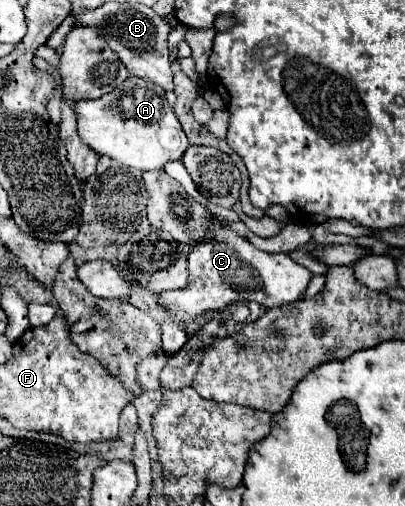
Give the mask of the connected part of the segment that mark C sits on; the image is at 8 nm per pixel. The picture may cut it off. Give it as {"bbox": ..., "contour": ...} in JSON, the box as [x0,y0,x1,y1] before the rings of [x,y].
{"bbox":[158,226,312,354],"contour":[[[218,226],[218,230],[214,230],[214,234],[216,234],[214,240],[202,242],[202,244],[194,246],[194,250],[190,252],[188,286],[180,288],[180,290],[170,290],[170,292],[158,294],[158,302],[176,316],[176,322],[168,320],[160,326],[162,328],[162,346],[170,354],[176,354],[182,348],[182,344],[186,342],[186,334],[184,334],[182,326],[188,320],[196,318],[198,314],[206,312],[208,308],[226,308],[234,302],[248,302],[248,300],[256,300],[266,308],[286,306],[286,304],[302,300],[304,290],[308,288],[308,284],[312,280],[310,270],[306,270],[304,266],[300,266],[286,254],[266,254],[266,252],[250,246],[250,242],[246,242],[246,238],[240,238],[226,226]]]}

